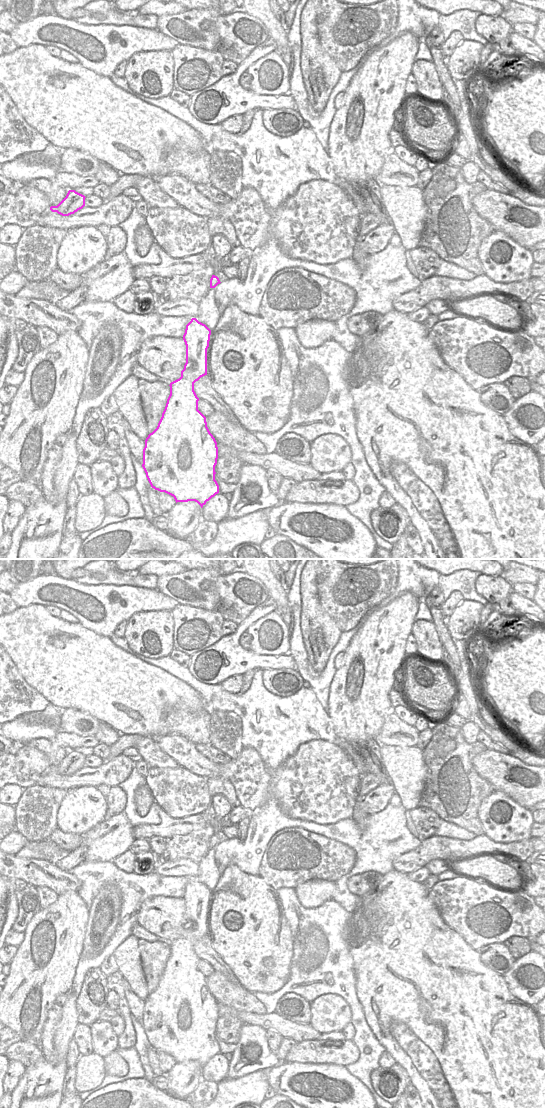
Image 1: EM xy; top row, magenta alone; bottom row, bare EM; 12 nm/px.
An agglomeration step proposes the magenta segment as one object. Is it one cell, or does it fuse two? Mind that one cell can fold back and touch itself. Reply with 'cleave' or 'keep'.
keep

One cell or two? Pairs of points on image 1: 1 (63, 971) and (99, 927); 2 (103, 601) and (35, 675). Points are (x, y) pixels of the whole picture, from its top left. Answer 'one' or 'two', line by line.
1: two
2: two

